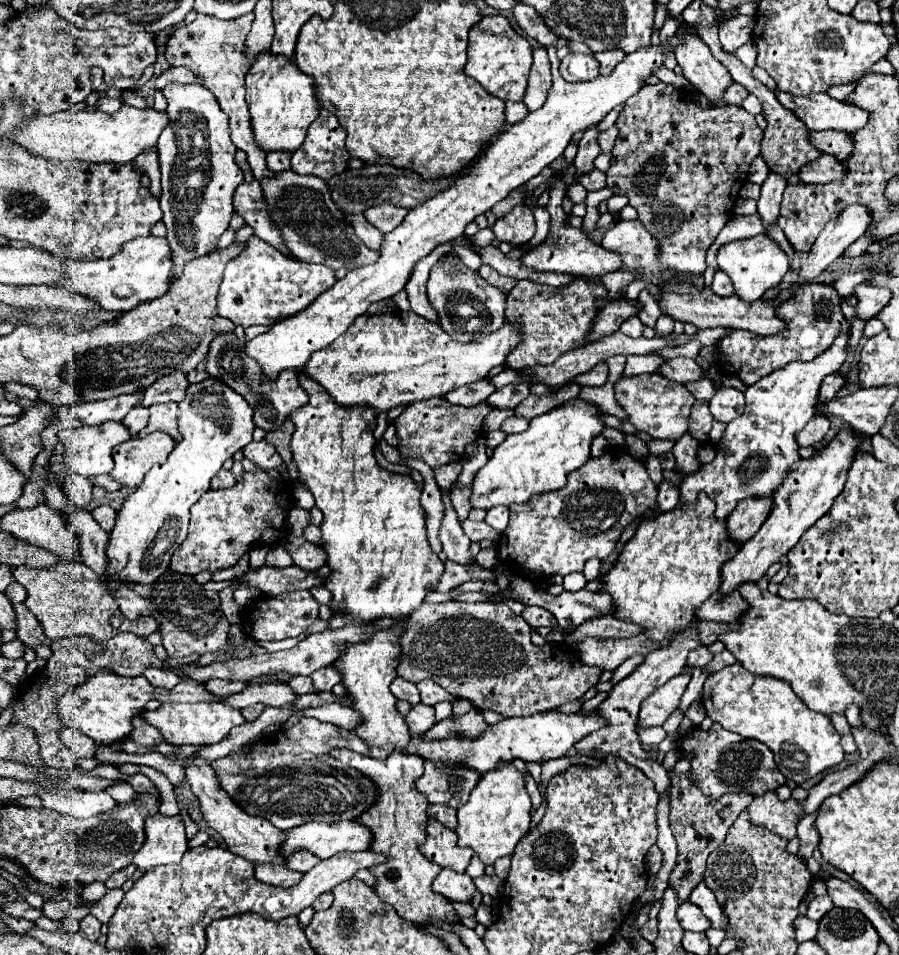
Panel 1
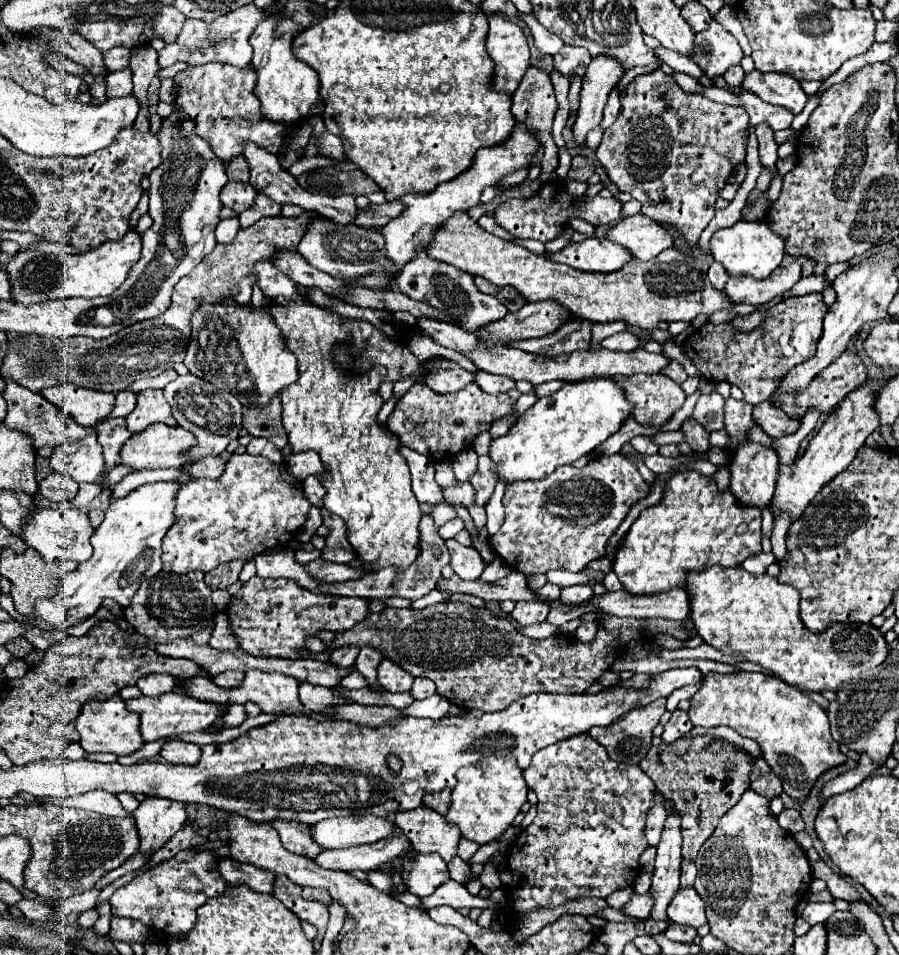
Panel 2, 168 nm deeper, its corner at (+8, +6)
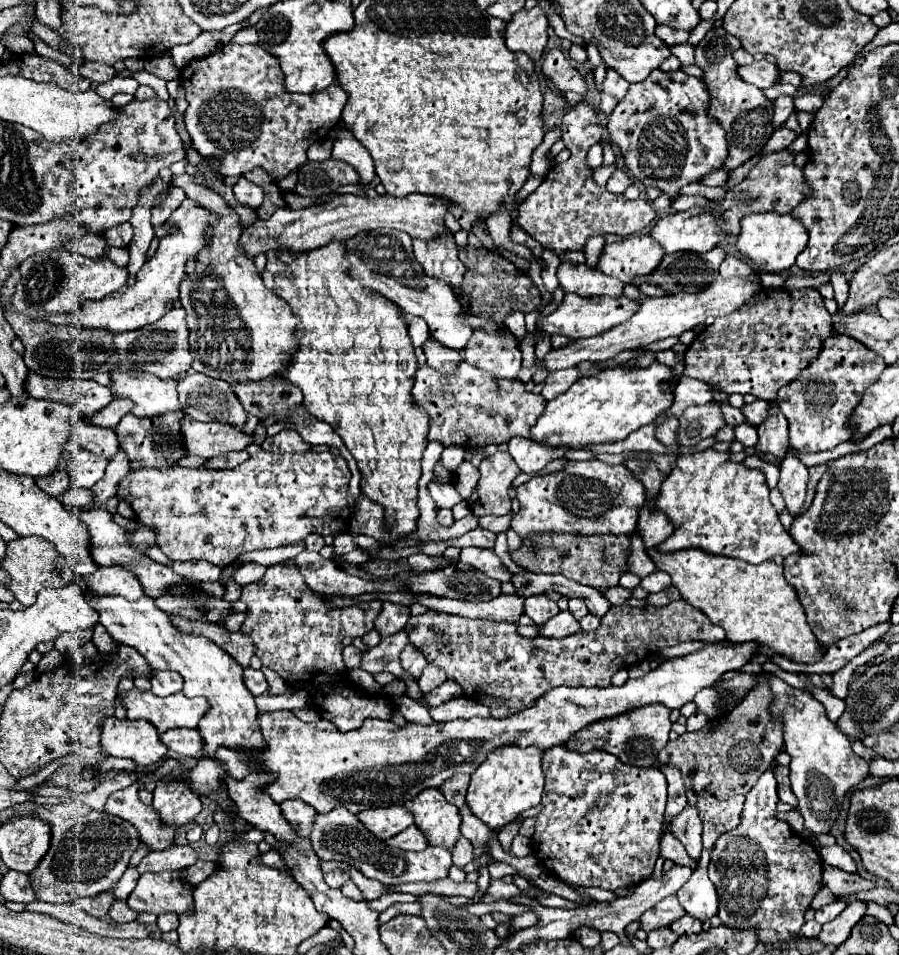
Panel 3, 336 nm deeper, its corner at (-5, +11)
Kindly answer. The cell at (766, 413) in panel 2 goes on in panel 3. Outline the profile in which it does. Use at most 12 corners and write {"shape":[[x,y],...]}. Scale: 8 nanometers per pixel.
{"shape":[[756,399],[742,413],[750,425],[768,419],[770,403]]}

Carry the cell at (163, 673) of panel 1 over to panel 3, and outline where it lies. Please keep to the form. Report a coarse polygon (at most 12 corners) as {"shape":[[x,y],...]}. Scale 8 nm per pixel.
{"shape":[[154,673],[152,693],[168,697],[182,691],[180,675]]}

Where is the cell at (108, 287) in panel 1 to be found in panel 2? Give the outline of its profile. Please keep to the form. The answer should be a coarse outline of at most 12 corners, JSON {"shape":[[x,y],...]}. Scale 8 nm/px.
{"shape":[[127,232],[85,254],[19,252],[3,268],[21,306],[113,294],[141,258]]}

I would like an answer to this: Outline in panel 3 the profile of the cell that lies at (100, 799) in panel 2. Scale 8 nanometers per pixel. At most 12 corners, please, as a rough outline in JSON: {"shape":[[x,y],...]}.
{"shape":[[138,785],[114,791],[104,811],[130,821],[156,851],[174,845],[176,829],[138,799]]}

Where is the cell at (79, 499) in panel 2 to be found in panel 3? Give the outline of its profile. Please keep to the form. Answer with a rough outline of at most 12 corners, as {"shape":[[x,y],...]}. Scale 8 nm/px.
{"shape":[[68,489],[58,501],[72,507],[90,507],[92,489]]}

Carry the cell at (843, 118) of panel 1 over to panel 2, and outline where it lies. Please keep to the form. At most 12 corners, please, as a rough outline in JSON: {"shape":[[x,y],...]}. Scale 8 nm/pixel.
{"shape":[[745,74],[741,86],[799,114],[807,94],[789,74]]}

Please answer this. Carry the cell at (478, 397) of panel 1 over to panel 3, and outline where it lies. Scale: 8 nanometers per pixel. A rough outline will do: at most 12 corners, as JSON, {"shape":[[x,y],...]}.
{"shape":[[436,341],[424,343],[428,365],[438,373],[456,373],[460,351]]}

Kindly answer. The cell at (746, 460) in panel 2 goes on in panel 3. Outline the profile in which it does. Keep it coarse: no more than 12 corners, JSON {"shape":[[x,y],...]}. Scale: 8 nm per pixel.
{"shape":[[772,401],[770,417],[758,425],[758,453],[782,461],[788,421]]}

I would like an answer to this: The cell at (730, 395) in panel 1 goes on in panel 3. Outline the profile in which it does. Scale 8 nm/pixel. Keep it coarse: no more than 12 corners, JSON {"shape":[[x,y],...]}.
{"shape":[[718,401],[688,407],[680,445],[696,445],[726,427]]}

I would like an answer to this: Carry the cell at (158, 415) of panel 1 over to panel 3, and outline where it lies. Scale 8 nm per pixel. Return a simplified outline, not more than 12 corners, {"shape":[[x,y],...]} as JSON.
{"shape":[[112,371],[114,397],[136,417],[180,409],[174,379]]}

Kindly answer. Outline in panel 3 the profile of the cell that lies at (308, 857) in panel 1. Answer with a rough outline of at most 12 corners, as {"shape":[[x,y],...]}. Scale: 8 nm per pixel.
{"shape":[[304,801],[280,803],[298,837],[308,839],[316,811]]}

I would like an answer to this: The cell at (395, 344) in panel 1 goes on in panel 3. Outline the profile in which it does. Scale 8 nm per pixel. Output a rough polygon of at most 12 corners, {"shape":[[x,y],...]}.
{"shape":[[566,293],[536,329],[572,339],[628,321],[638,301]]}

